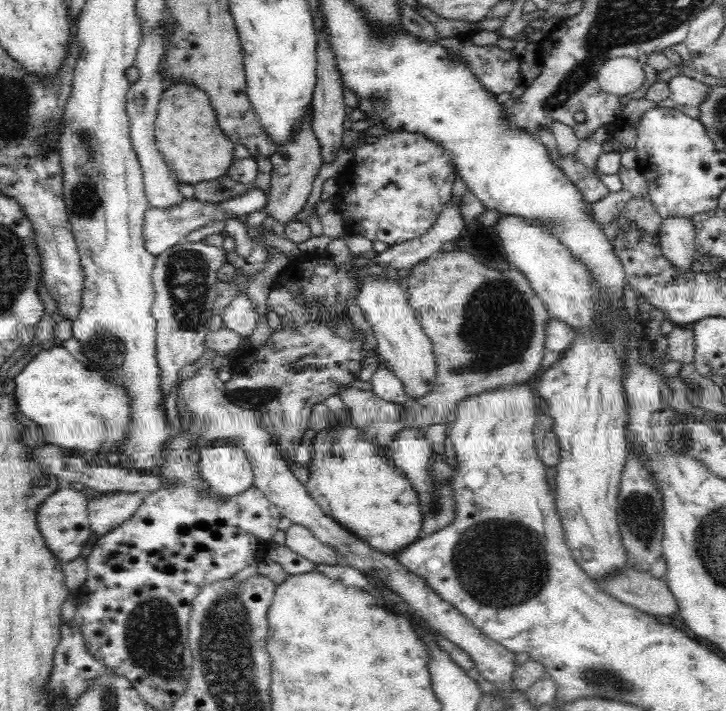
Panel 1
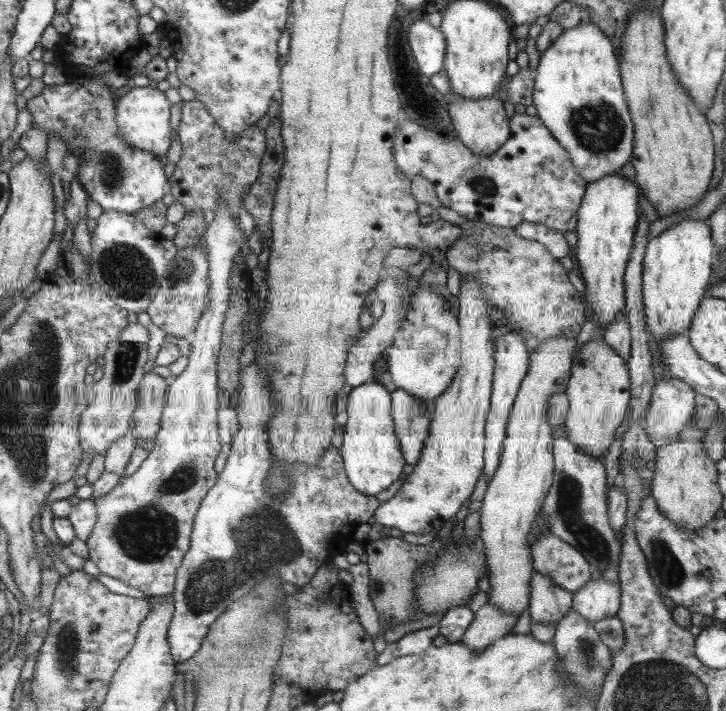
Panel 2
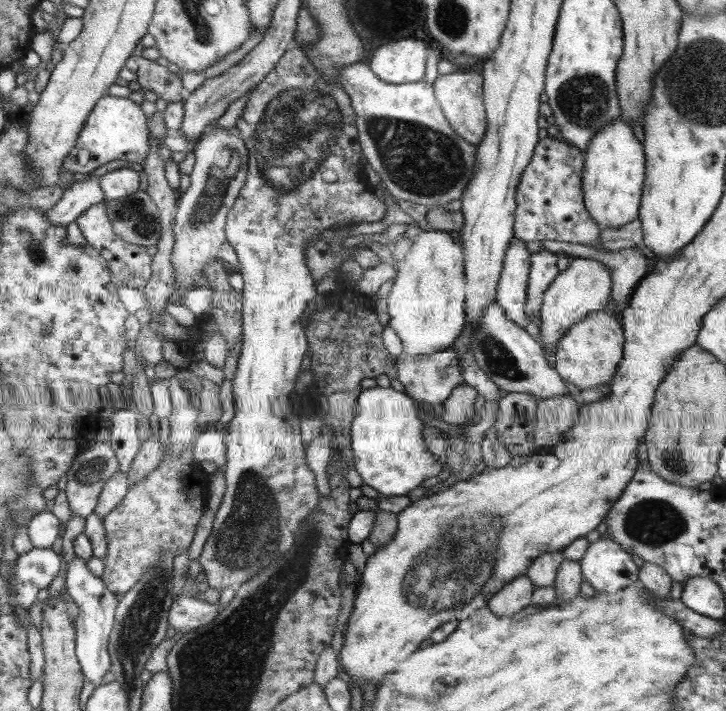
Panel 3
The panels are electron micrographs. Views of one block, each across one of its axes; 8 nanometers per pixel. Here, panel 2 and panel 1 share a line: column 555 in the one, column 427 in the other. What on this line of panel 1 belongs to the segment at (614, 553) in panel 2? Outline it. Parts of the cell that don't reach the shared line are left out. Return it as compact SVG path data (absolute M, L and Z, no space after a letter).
M405 428L395 434L394 440L388 446L385 446L387 456L391 457L395 466L398 467L412 483L415 488L417 498L419 499L420 509L423 512L422 536L433 533L434 531L448 526L454 518L454 498L451 484L432 482L432 477L427 472L427 452L429 451L429 442L423 438L421 432L413 428Z

